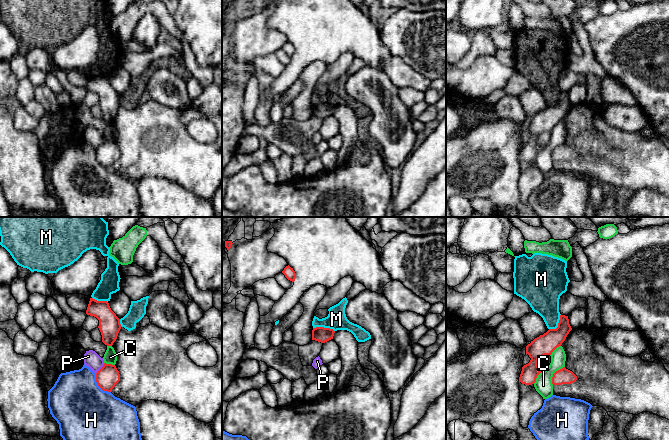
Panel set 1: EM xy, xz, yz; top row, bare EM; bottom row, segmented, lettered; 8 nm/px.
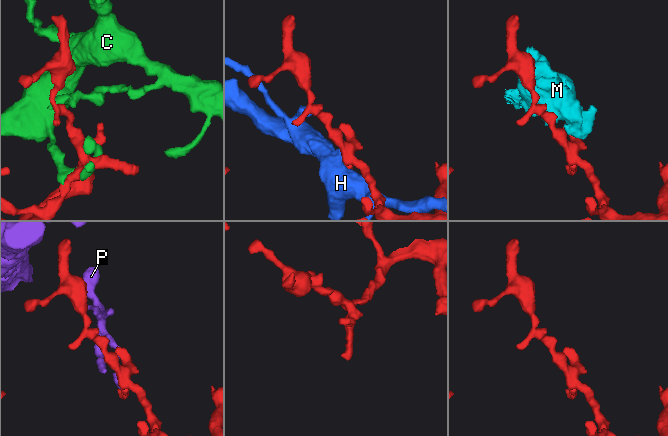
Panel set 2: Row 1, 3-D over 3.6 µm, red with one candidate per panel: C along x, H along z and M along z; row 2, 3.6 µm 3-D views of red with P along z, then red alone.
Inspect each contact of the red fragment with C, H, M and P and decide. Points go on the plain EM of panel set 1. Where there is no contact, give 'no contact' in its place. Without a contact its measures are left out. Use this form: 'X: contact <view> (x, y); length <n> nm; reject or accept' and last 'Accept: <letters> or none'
C: contact yz (553, 150); length 180 nm; reject
H: contact xy (98, 161); length 200 nm; reject
M: contact xz (323, 103); length 180 nm; reject
P: contact xy (101, 144); length 110 nm; reject
Accept: none

